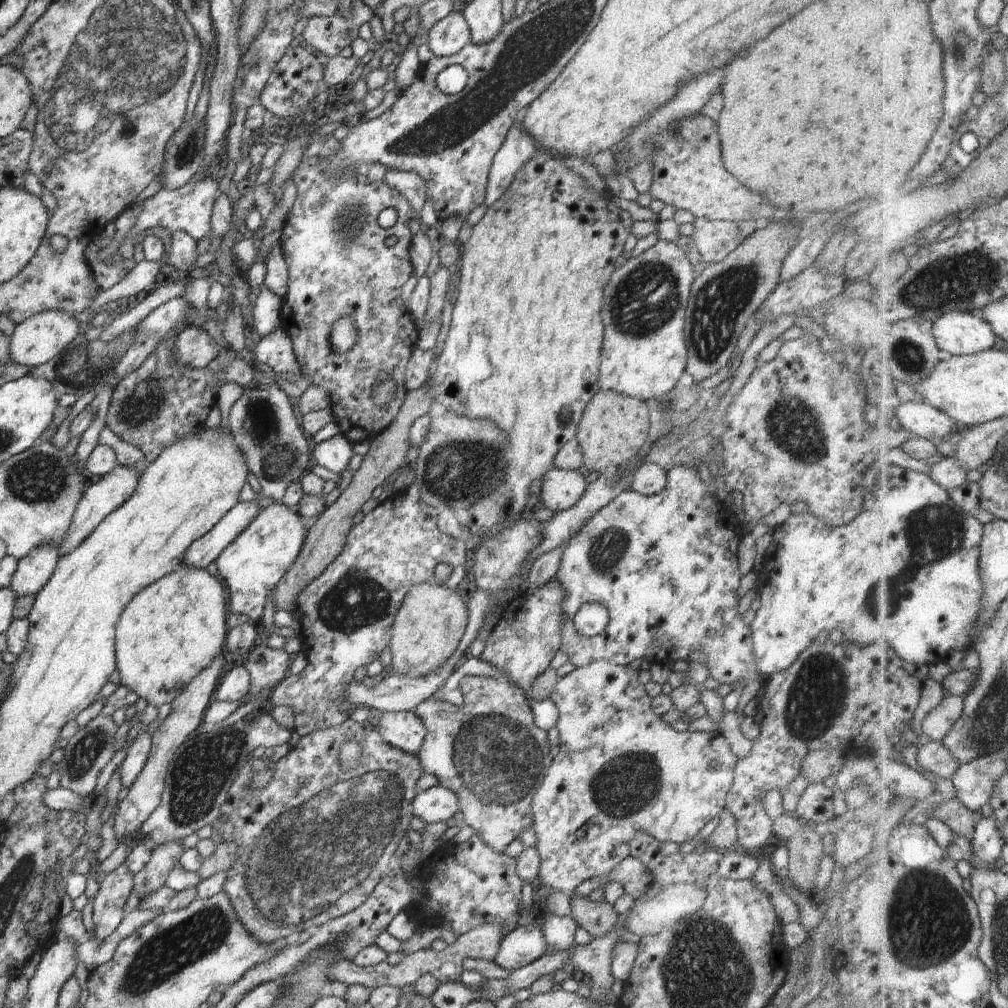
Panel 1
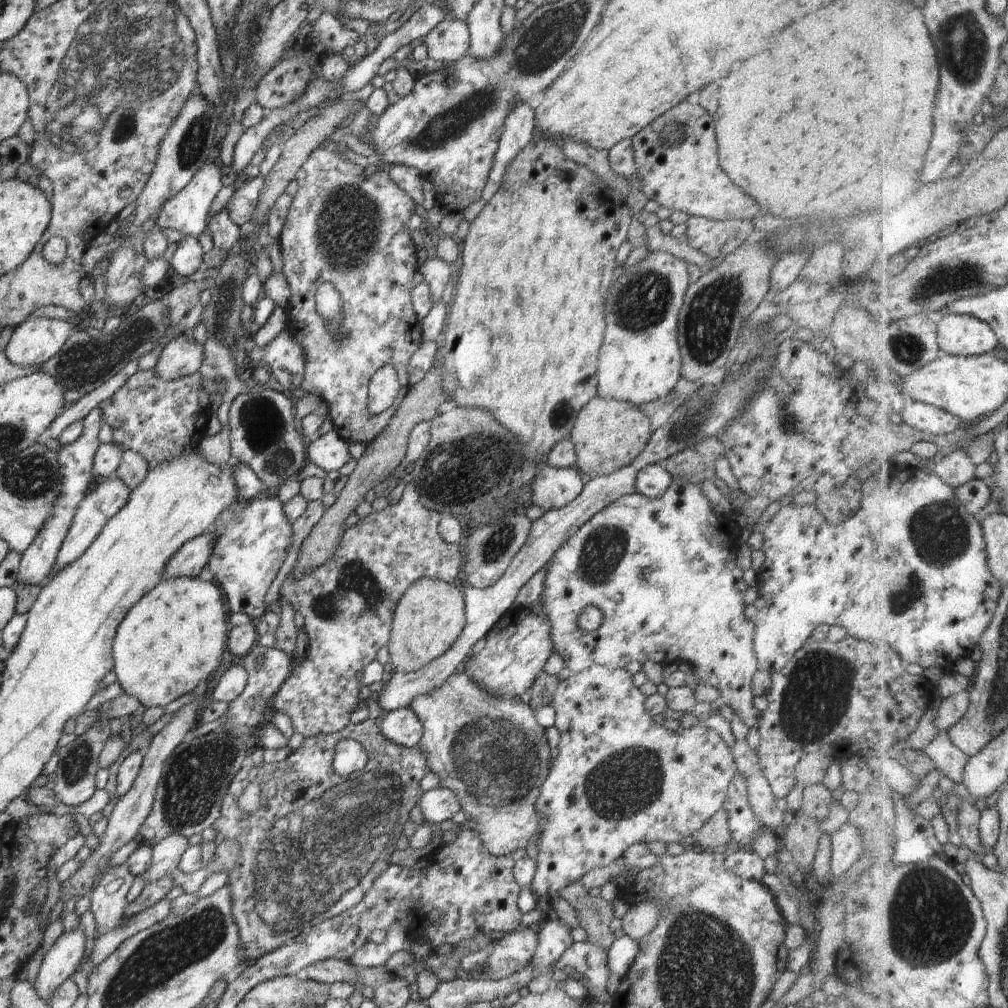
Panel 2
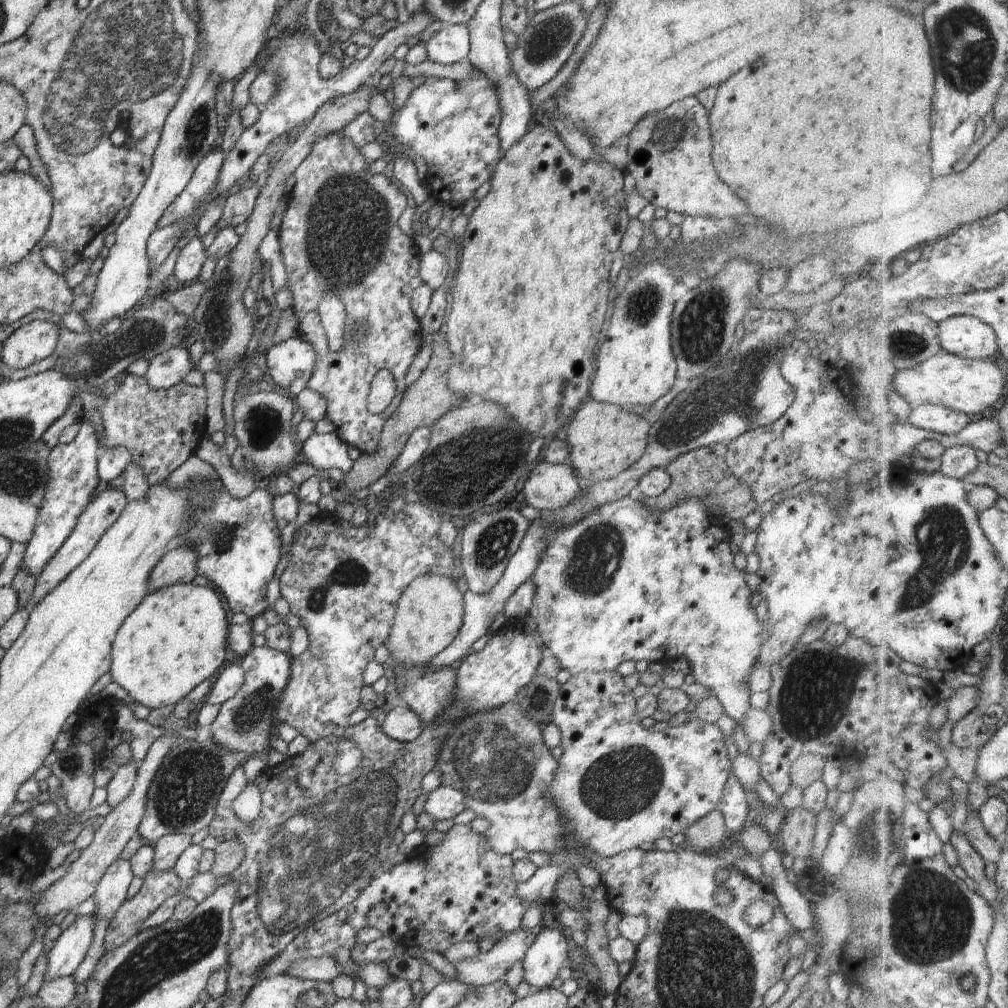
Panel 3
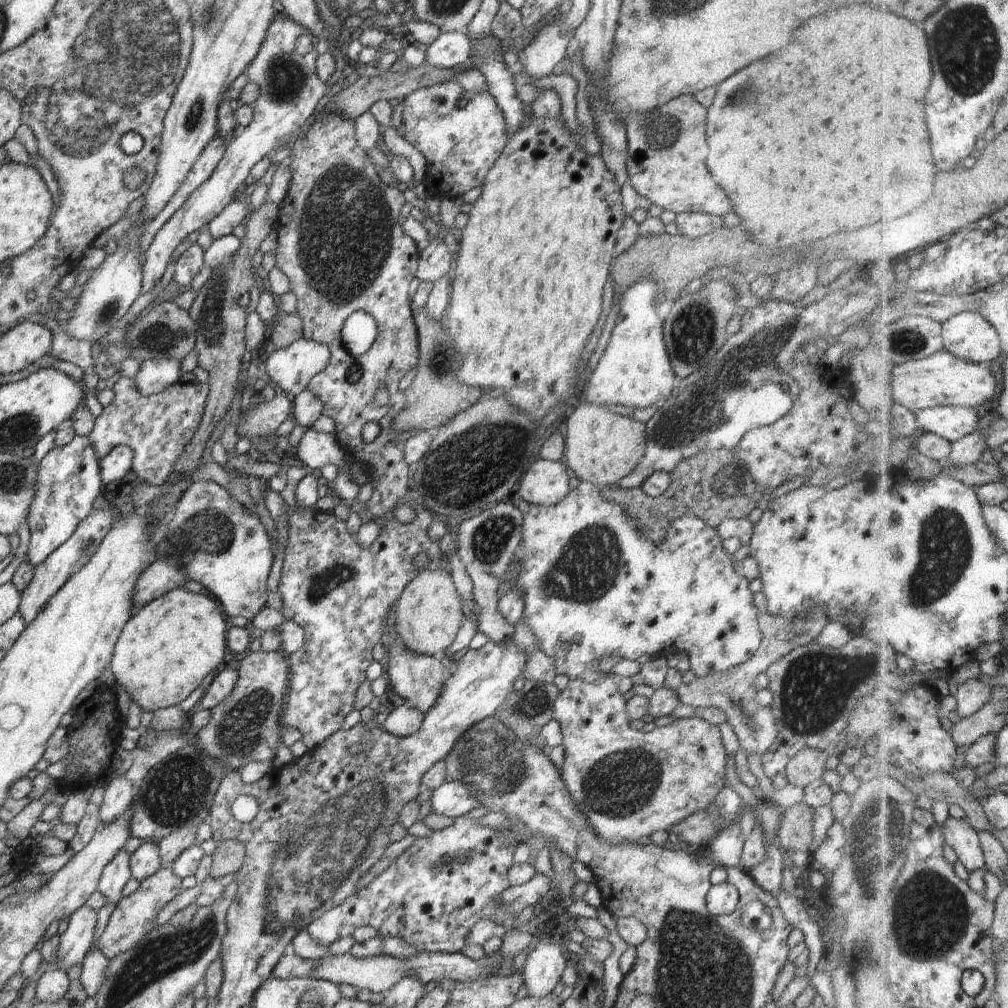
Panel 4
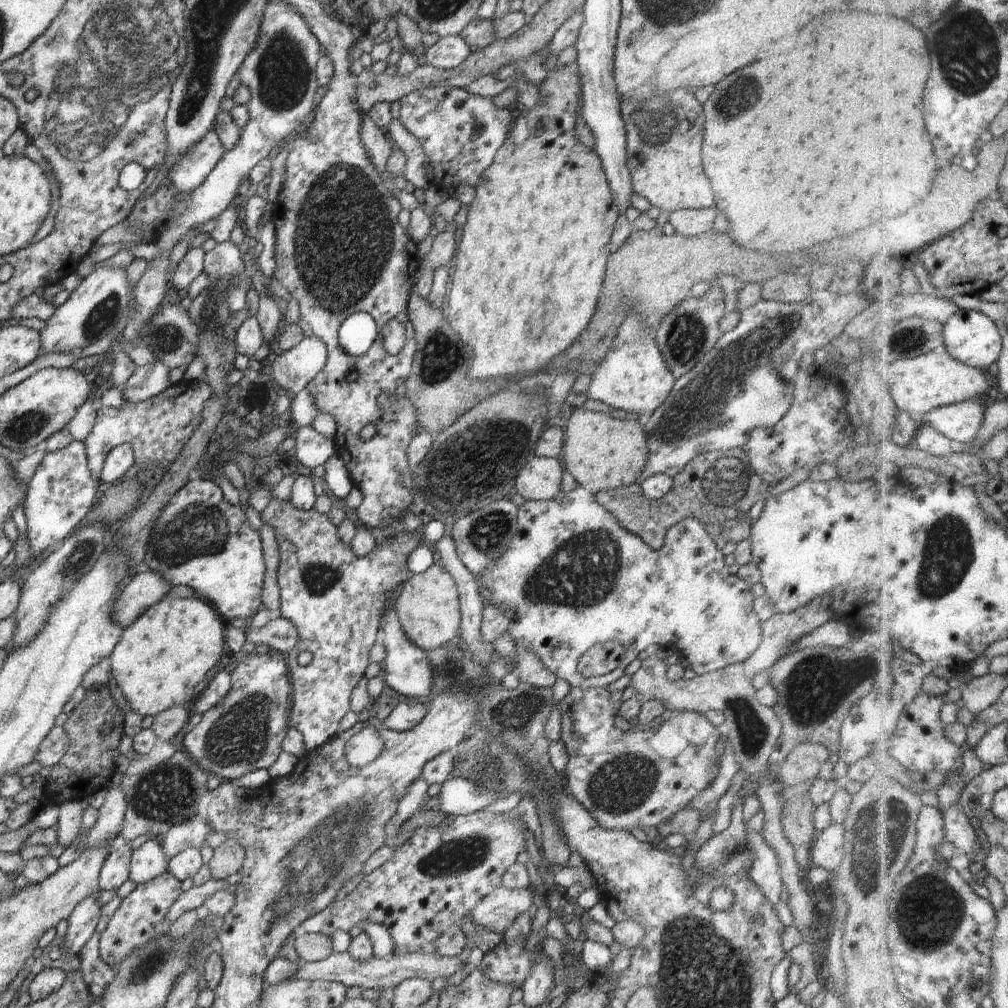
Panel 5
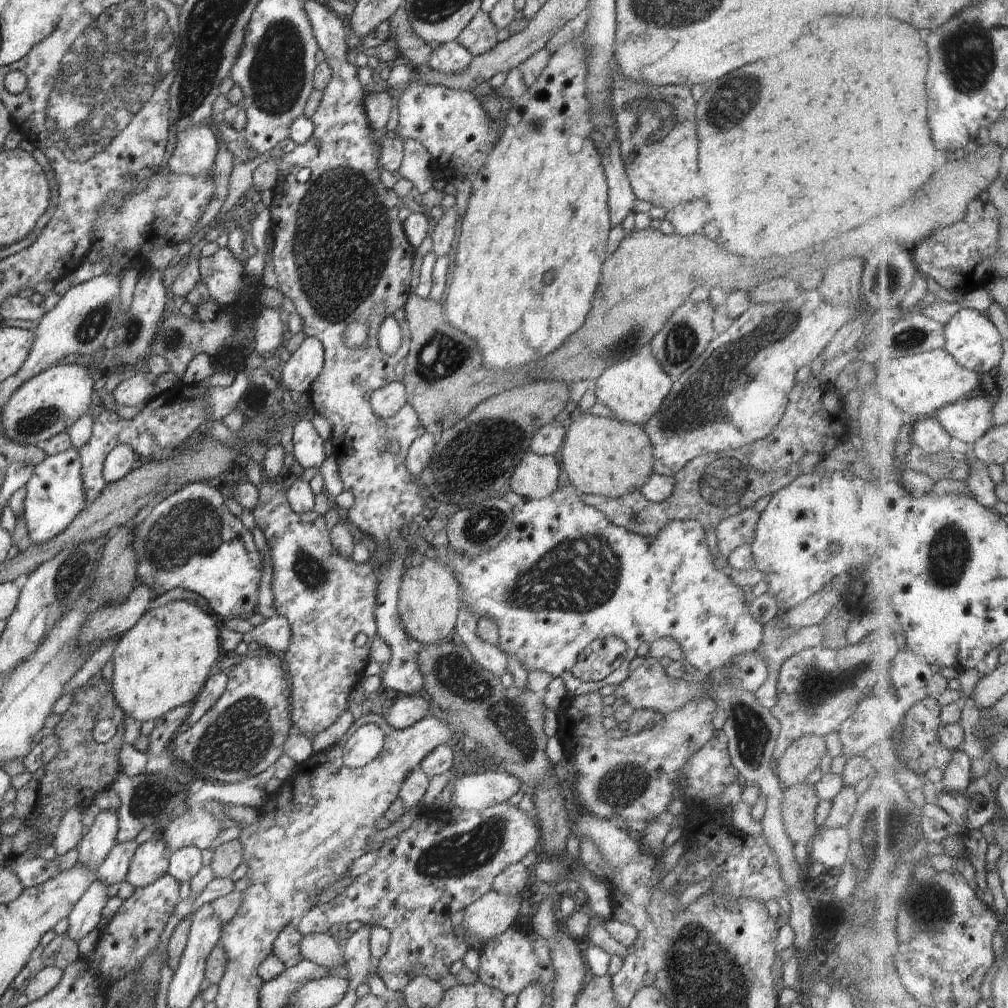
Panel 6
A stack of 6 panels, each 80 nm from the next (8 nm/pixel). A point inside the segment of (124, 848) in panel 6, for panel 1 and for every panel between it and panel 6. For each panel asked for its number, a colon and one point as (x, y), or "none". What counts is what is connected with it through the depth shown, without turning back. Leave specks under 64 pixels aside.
1: (109, 904)
2: (108, 900)
3: (111, 892)
4: (117, 872)
5: (115, 870)

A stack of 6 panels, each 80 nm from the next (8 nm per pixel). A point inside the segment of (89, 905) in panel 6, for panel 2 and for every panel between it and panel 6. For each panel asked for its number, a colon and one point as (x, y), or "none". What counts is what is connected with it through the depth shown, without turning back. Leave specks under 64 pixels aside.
2: (62, 959)
3: (70, 949)
4: (74, 943)
5: (82, 922)

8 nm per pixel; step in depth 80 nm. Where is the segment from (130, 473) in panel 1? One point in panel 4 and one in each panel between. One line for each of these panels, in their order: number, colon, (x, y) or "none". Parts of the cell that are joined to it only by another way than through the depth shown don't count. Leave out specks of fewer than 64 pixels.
2: (99, 505)
3: (103, 510)
4: (68, 559)

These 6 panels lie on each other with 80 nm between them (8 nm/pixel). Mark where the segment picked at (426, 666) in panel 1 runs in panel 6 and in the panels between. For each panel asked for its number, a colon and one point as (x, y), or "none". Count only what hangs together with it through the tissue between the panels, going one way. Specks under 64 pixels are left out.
2: (429, 618)
3: (429, 614)
4: (427, 616)
5: (427, 605)
6: (429, 603)

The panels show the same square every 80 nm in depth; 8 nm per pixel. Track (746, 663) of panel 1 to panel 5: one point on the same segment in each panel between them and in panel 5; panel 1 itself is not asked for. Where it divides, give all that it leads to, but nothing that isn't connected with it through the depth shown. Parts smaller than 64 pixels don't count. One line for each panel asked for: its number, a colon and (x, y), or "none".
2: (663, 572)
3: (623, 583)
4: (593, 584)
5: (572, 577)

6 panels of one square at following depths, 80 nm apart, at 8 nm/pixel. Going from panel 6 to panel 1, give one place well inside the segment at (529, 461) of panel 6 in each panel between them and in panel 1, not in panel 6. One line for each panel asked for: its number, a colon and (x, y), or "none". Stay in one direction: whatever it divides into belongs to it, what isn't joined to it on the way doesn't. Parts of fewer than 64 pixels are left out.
1: (559, 489)
2: (553, 488)
3: (549, 486)
4: (545, 482)
5: (539, 480)

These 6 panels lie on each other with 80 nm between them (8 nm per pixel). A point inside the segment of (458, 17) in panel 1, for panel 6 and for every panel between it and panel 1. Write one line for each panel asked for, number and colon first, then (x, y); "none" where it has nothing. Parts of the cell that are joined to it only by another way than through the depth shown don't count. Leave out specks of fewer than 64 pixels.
2: (450, 40)
3: (450, 45)
4: (449, 50)
5: (449, 52)
6: (450, 58)

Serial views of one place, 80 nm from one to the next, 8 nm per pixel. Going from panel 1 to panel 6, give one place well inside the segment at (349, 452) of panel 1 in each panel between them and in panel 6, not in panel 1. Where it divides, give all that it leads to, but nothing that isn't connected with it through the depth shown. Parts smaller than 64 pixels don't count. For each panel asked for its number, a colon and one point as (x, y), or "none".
2: (330, 452)
3: (326, 451)
4: (315, 450)
5: (311, 449)
6: (308, 450)

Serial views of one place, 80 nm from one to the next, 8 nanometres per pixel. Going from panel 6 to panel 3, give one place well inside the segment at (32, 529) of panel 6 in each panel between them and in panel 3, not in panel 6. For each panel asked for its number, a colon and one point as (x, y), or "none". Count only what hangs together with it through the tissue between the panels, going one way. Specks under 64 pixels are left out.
3: (72, 468)
4: (68, 480)
5: (61, 492)

